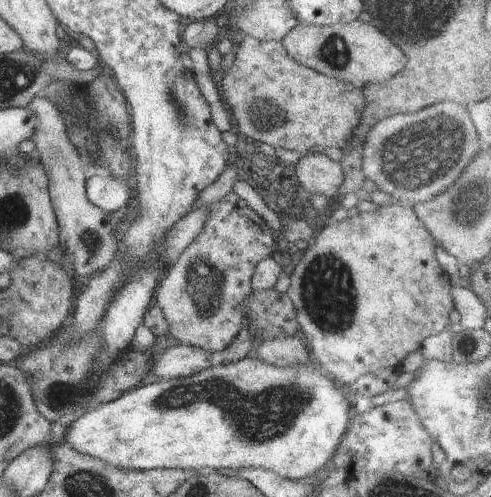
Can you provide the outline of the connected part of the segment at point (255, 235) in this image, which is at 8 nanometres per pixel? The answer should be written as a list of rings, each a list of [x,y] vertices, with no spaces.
[[[226,200],[218,201],[217,203],[212,203],[208,206],[202,206],[197,210],[192,210],[192,212],[186,213],[183,217],[180,217],[161,238],[159,245],[157,246],[157,257],[156,261],[159,261],[160,265],[163,265],[165,272],[160,271],[159,274],[162,275],[160,281],[158,281],[157,287],[154,289],[154,304],[160,307],[162,310],[164,318],[169,324],[169,332],[176,338],[180,340],[184,345],[192,345],[202,350],[207,350],[209,353],[223,351],[229,346],[229,344],[235,339],[240,329],[245,324],[245,318],[243,312],[245,309],[245,300],[248,294],[253,291],[251,282],[255,271],[255,266],[262,260],[267,259],[272,254],[272,229],[267,224],[267,222],[258,214],[256,211],[248,207],[246,204],[240,206],[230,203]]]

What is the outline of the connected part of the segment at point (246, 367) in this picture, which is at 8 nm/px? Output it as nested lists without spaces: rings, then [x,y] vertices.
[[[245,358],[237,363],[201,370],[199,373],[178,378],[154,378],[148,380],[141,386],[122,394],[116,400],[100,403],[94,410],[80,414],[67,426],[65,432],[65,442],[77,450],[80,454],[90,455],[95,459],[103,460],[104,463],[113,465],[126,470],[149,471],[150,469],[193,469],[204,470],[210,468],[210,471],[216,472],[234,472],[244,466],[252,468],[266,468],[267,471],[274,471],[279,477],[291,481],[306,481],[309,477],[322,471],[331,462],[334,451],[340,442],[341,436],[350,425],[352,414],[352,404],[347,400],[341,386],[329,378],[329,376],[314,362],[310,365],[294,365],[292,367],[276,367],[268,365],[260,359],[253,360]]]

